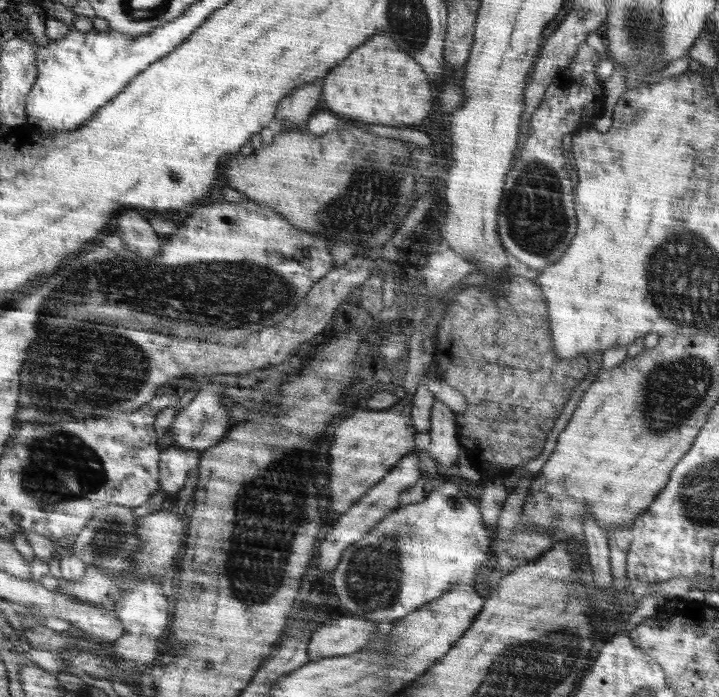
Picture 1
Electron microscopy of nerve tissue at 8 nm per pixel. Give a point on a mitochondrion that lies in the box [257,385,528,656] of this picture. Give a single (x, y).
(372, 579)

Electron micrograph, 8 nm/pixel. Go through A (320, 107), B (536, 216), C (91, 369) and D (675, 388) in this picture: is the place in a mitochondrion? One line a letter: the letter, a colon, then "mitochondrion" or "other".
A: other
B: mitochondrion
C: mitochondrion
D: mitochondrion

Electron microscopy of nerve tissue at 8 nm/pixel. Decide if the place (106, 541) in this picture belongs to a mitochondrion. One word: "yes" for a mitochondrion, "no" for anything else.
yes

